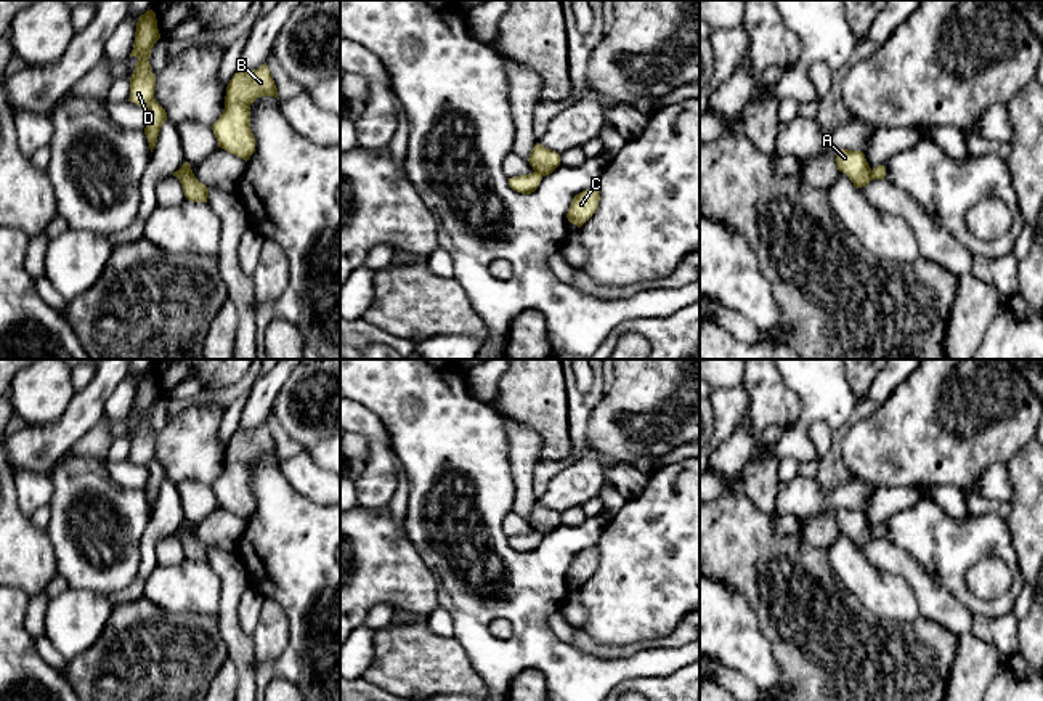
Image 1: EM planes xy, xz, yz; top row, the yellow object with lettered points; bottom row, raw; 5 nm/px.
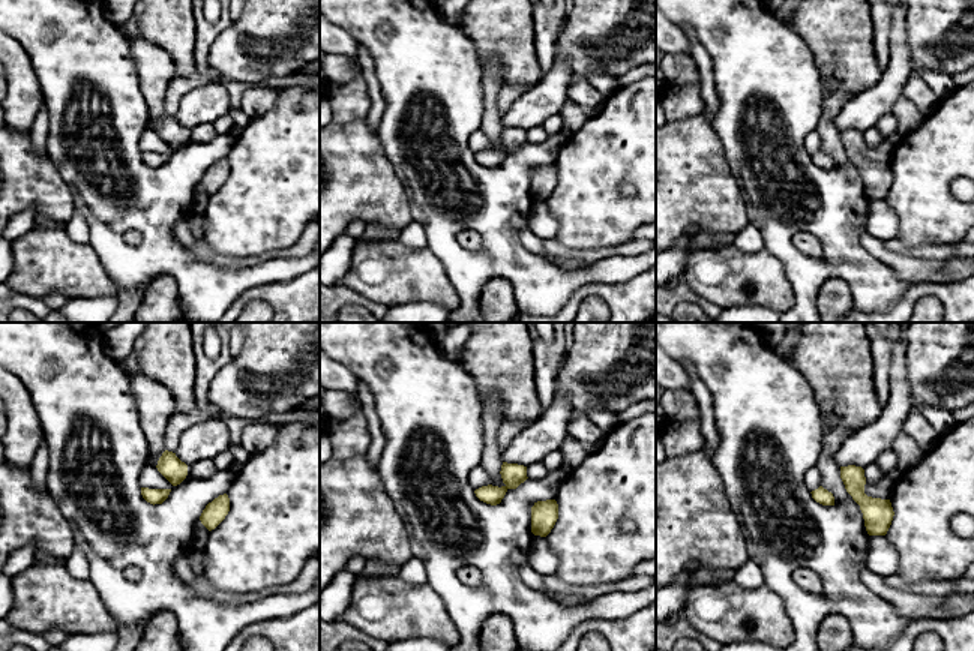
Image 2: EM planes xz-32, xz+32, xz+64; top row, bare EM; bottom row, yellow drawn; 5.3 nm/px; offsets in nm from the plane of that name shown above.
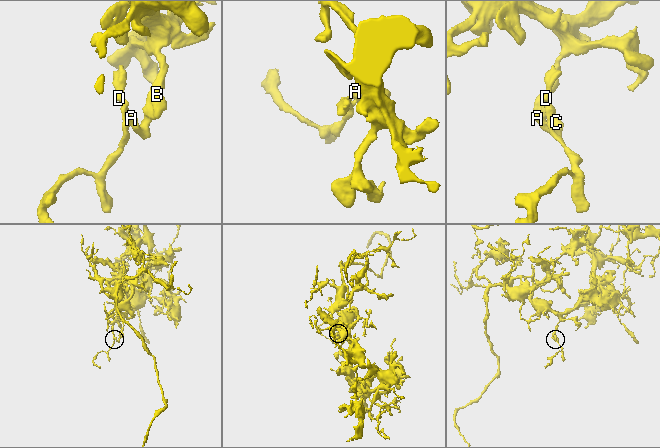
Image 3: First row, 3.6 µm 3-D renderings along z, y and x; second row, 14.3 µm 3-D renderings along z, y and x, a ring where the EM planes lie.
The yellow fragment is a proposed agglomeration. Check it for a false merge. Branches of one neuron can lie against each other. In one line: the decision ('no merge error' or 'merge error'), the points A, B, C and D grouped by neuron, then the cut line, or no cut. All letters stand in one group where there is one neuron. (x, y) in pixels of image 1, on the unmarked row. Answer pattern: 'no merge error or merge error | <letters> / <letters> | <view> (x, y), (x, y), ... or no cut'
merge error | A B C / D | xz (535, 530), (543, 534)

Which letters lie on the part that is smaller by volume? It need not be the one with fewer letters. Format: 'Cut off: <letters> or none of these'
Cut off: D

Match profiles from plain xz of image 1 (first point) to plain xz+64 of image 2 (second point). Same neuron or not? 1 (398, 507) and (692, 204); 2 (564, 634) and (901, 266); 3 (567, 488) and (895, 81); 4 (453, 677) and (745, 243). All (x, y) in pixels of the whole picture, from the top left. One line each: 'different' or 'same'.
1: different
2: same
3: same
4: different

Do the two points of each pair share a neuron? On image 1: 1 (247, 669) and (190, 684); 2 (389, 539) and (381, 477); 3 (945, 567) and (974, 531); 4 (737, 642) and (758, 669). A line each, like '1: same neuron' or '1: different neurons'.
1: different neurons
2: different neurons
3: same neuron
4: same neuron

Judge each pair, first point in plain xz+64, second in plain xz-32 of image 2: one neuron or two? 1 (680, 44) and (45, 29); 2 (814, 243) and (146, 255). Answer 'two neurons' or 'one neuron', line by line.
1: two neurons
2: two neurons

